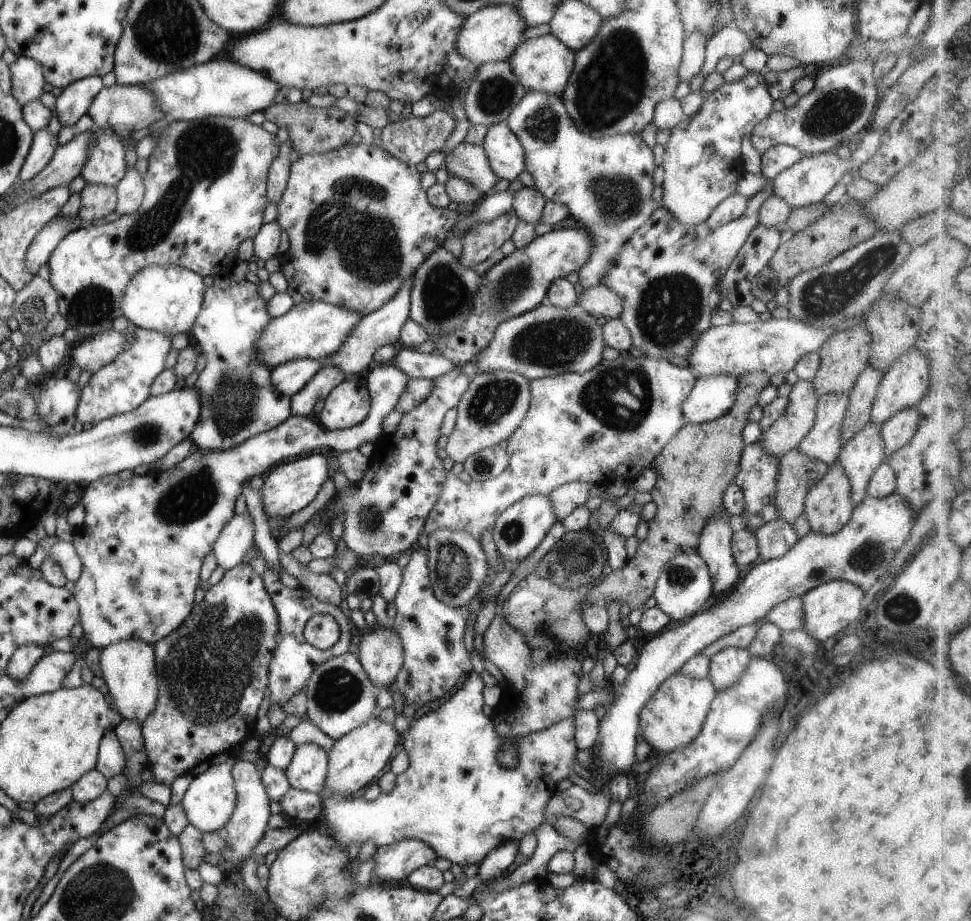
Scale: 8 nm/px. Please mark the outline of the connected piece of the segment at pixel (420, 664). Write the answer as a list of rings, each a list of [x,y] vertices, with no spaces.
[[[417,545],[409,553],[410,561],[402,570],[402,584],[393,600],[397,614],[392,620],[392,626],[398,632],[402,646],[404,646],[404,664],[389,690],[391,694],[396,691],[402,694],[405,698],[405,705],[416,704],[416,707],[420,709],[424,704],[441,698],[453,690],[460,678],[472,672],[473,664],[470,653],[464,646],[468,618],[480,612],[488,600],[492,600],[496,594],[499,594],[504,585],[514,576],[520,562],[504,560],[504,556],[498,553],[498,558],[502,560],[502,570],[494,570],[490,566],[486,580],[480,584],[480,590],[470,600],[470,604],[464,608],[454,608],[454,606],[446,606],[444,602],[440,602],[430,588],[429,556],[426,555],[426,550]]]

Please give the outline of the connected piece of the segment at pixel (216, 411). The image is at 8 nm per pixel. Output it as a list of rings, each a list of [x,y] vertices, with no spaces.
[[[246,279],[228,290],[207,287],[202,308],[191,328],[191,341],[207,362],[193,385],[200,396],[202,410],[189,437],[199,450],[234,448],[292,415],[291,396],[272,386],[273,370],[258,360],[254,348],[271,320],[270,314],[266,314],[267,301],[258,294],[258,286]]]

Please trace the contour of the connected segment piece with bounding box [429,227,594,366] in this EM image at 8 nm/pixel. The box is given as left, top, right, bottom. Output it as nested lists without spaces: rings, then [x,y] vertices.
[[[584,228],[551,230],[528,242],[528,246],[515,248],[514,252],[498,261],[482,278],[482,286],[474,296],[474,308],[462,328],[454,330],[448,336],[429,339],[435,344],[432,354],[444,356],[454,366],[473,361],[476,356],[488,348],[495,337],[500,322],[516,318],[545,302],[546,293],[553,280],[566,277],[590,260],[594,248],[594,236]]]

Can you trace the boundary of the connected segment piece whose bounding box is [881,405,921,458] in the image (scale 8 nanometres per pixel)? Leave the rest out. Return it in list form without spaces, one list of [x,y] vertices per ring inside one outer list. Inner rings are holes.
[[[914,405],[894,414],[881,424],[886,458],[910,442],[921,422],[920,406]]]

